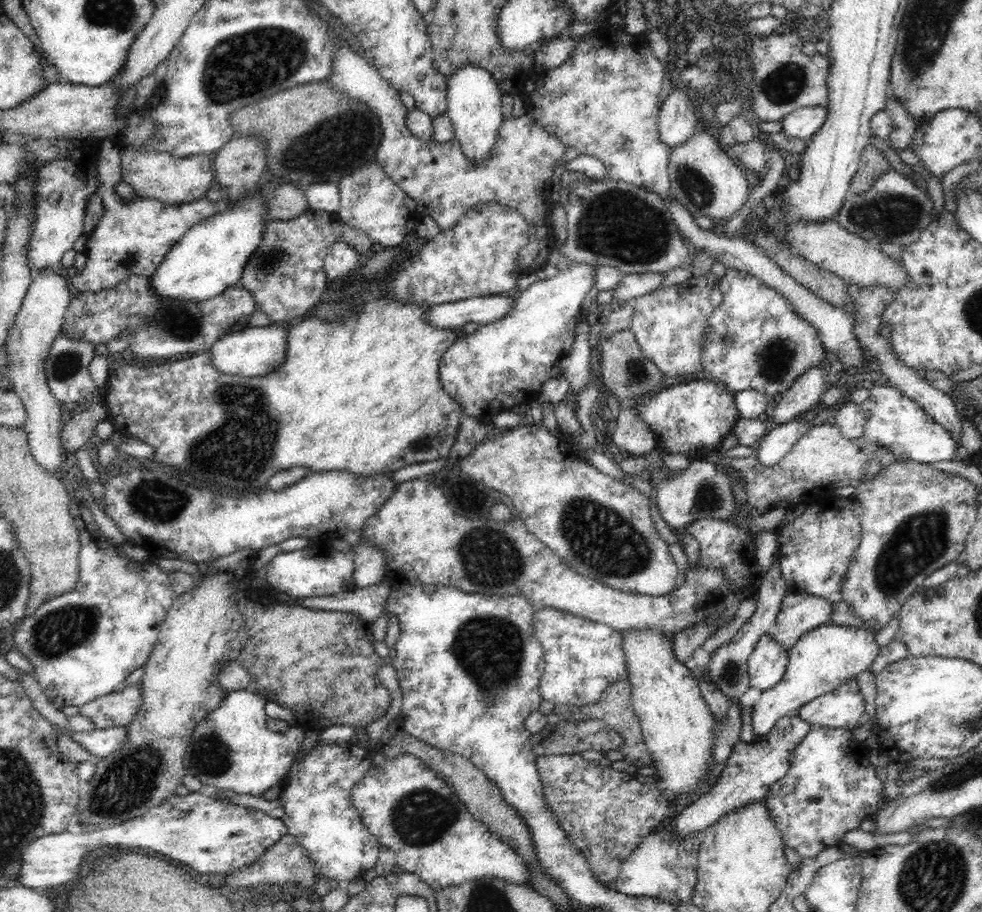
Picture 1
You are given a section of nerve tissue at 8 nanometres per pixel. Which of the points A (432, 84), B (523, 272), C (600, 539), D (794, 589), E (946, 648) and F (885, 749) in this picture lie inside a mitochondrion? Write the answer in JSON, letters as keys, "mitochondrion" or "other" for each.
{"A":"other","B":"other","C":"mitochondrion","D":"other","E":"other","F":"other"}

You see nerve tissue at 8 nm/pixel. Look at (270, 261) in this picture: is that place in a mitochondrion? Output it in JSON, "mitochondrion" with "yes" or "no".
{"mitochondrion":"yes"}

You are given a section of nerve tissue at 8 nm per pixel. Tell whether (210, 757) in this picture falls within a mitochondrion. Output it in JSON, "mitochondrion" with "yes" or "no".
{"mitochondrion":"yes"}

